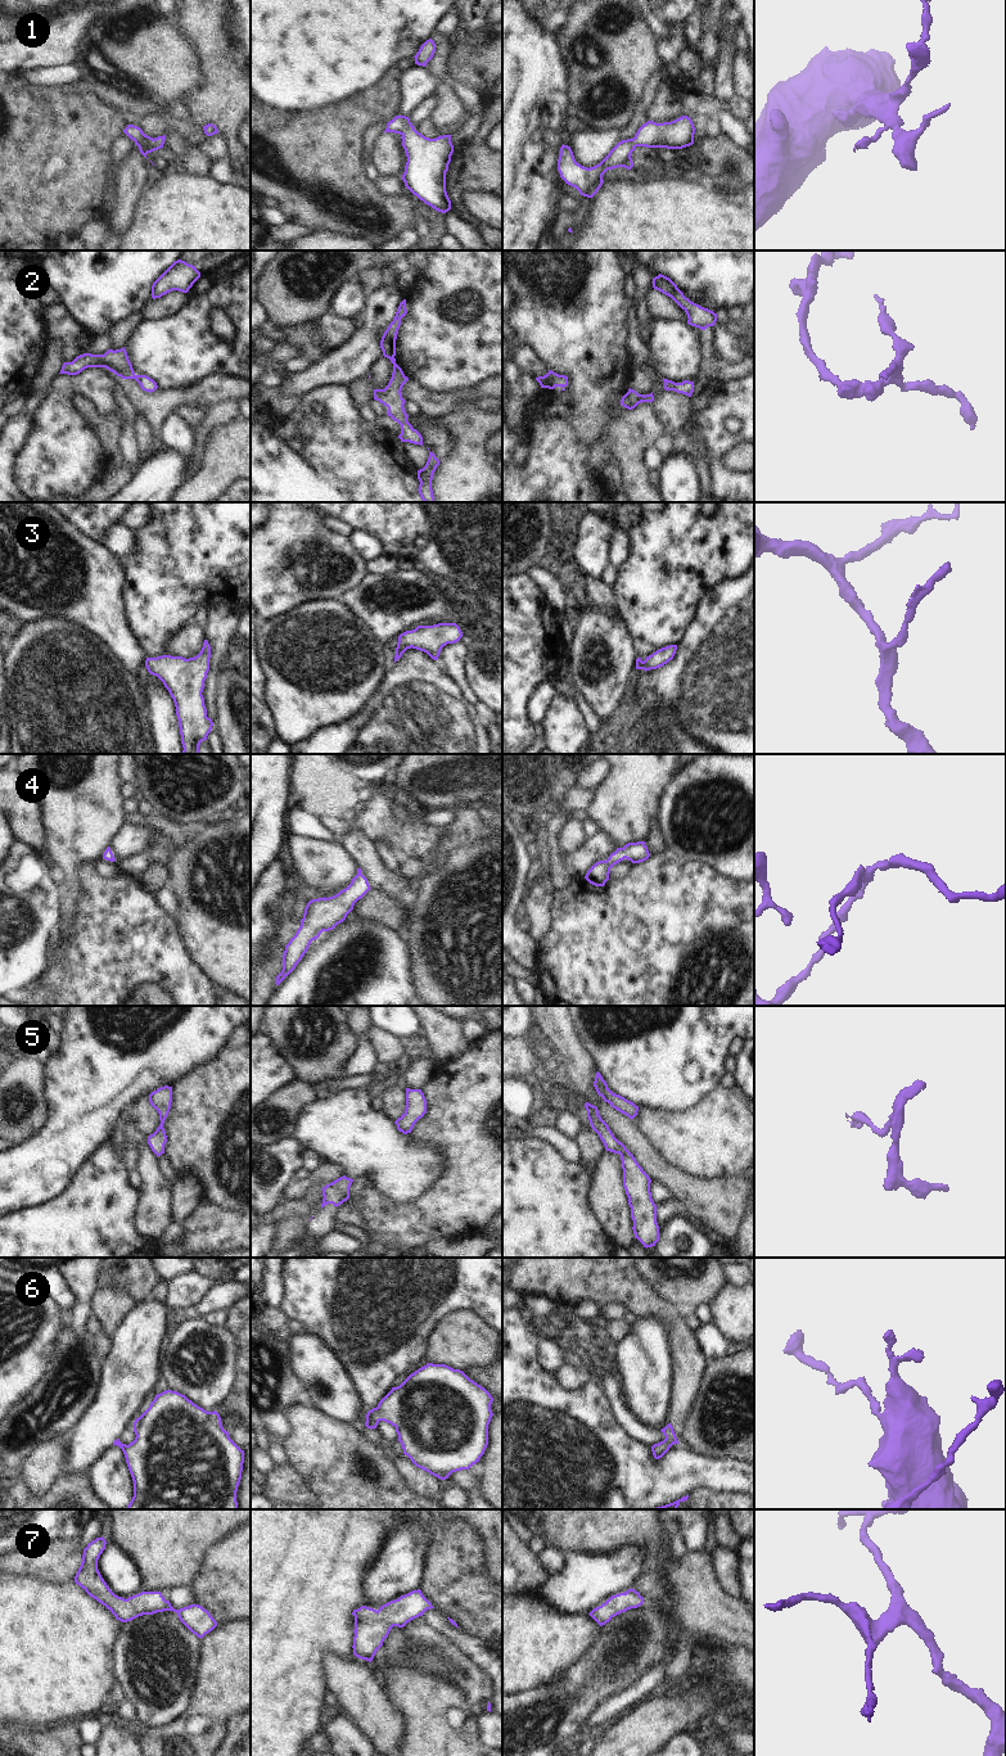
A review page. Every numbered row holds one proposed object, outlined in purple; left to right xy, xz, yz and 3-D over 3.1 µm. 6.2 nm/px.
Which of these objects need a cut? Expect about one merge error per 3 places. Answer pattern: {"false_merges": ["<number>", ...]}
{"false_merges": []}

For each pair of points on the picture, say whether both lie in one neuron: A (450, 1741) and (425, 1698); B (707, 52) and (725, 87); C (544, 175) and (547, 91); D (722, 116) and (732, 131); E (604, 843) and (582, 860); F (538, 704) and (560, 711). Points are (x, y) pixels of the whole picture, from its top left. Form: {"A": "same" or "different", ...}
{"A": "same", "B": "different", "C": "same", "D": "same", "E": "same", "F": "different"}

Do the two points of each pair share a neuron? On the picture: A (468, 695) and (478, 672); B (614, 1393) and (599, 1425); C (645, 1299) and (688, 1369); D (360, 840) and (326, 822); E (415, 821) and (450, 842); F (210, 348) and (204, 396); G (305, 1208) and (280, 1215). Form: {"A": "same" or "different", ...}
{"A": "different", "B": "different", "C": "same", "D": "different", "E": "different", "F": "different", "G": "same"}

